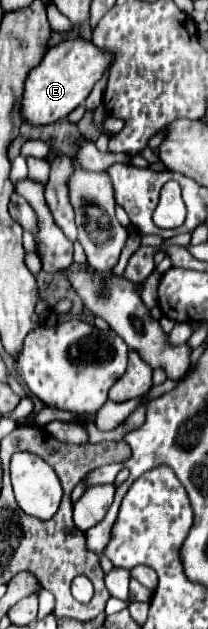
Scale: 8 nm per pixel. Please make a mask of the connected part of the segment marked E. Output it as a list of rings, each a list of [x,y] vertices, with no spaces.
[[[69,39],[51,47],[39,67],[31,69],[25,79],[21,101],[23,121],[39,127],[65,119],[75,107],[79,107],[87,99],[91,87],[101,79],[105,69],[109,69],[109,53],[97,49],[93,43],[87,43],[83,39]]]

